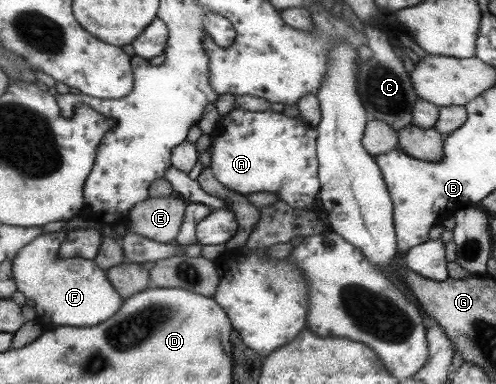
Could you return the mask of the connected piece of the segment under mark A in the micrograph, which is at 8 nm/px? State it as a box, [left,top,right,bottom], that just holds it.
[210,108,322,209]

